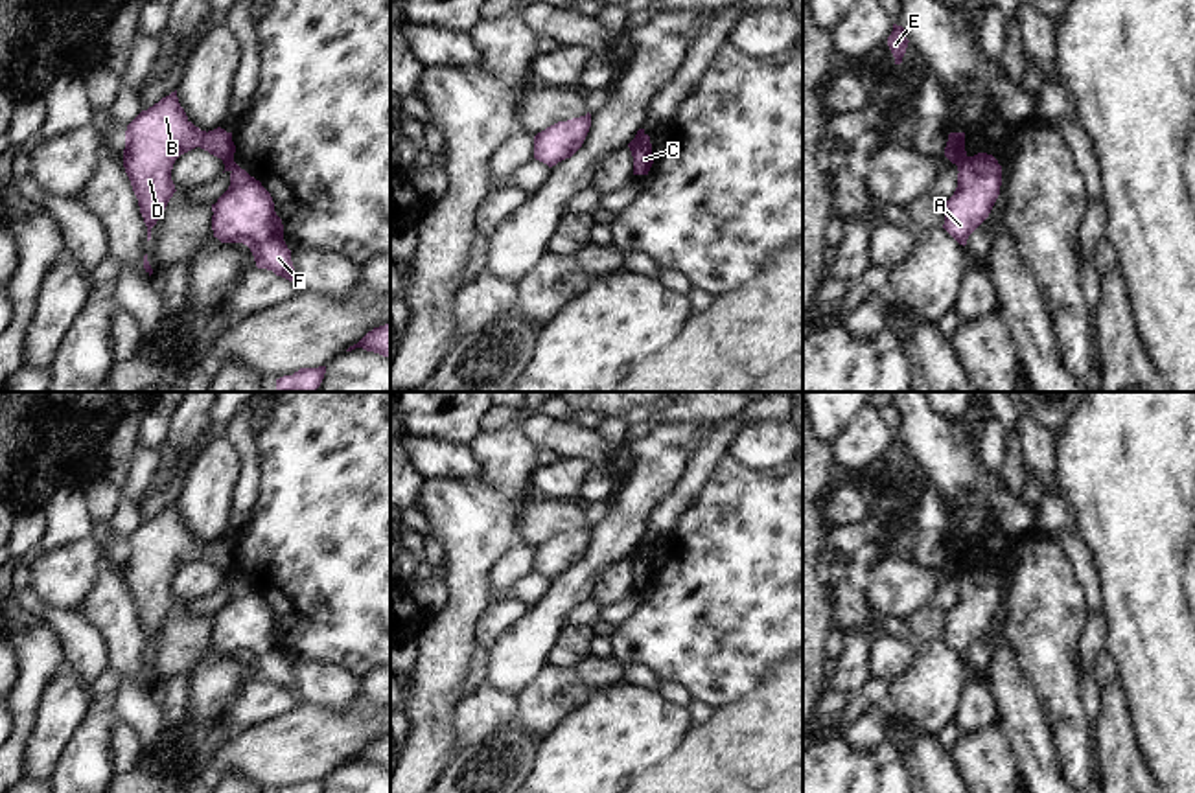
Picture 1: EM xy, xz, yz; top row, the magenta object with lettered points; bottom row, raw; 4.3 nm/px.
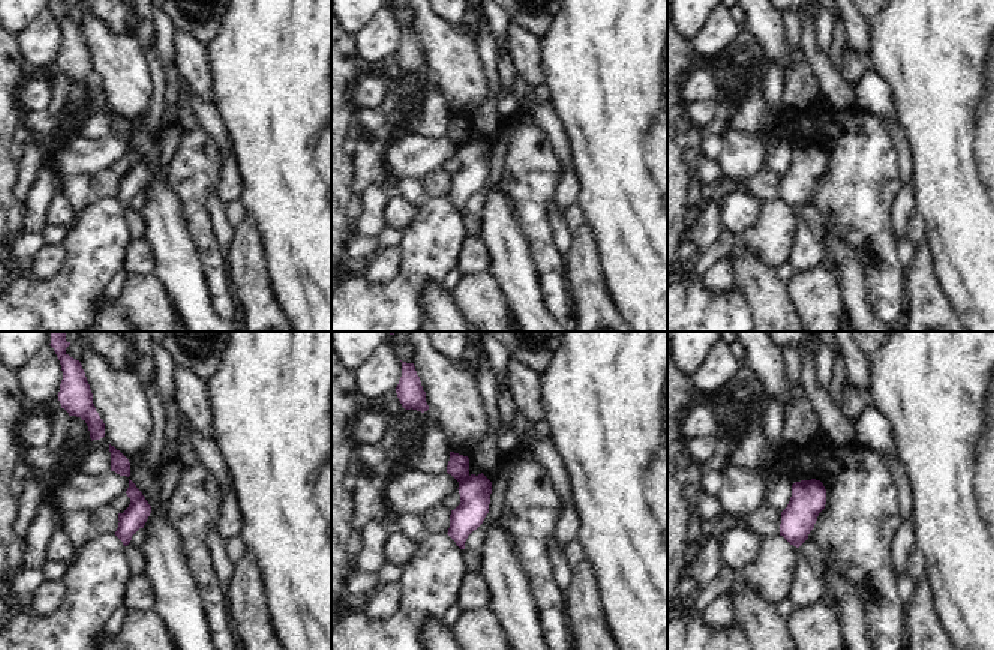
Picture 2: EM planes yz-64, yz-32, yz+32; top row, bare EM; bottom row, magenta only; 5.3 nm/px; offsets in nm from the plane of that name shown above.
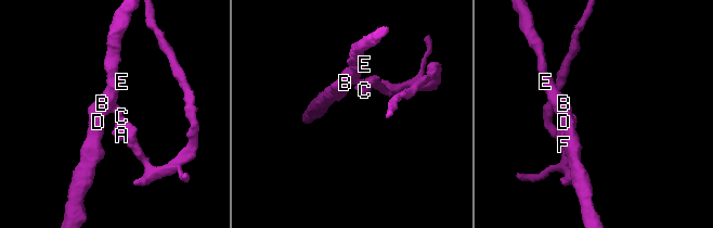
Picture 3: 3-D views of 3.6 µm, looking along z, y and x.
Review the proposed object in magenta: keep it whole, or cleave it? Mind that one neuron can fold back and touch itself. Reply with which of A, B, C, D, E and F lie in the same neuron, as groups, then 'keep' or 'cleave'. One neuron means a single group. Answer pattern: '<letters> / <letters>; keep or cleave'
A C F / B D E; cleave

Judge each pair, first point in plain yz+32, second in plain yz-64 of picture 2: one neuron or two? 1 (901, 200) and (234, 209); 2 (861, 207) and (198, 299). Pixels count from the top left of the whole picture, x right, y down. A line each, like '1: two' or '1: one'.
1: two
2: two

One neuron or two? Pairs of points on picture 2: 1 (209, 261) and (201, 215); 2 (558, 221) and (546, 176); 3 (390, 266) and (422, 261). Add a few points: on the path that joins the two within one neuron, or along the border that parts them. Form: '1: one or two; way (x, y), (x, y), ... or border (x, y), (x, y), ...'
1: one; way (209, 249), (201, 227)
2: two; border (553, 200), (549, 206), (549, 224), (553, 237)
3: two; border (401, 248), (399, 270), (386, 284), (372, 284)

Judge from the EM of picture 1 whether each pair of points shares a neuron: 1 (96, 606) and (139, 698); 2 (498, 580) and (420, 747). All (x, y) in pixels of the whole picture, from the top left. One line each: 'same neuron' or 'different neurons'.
1: same neuron
2: different neurons

